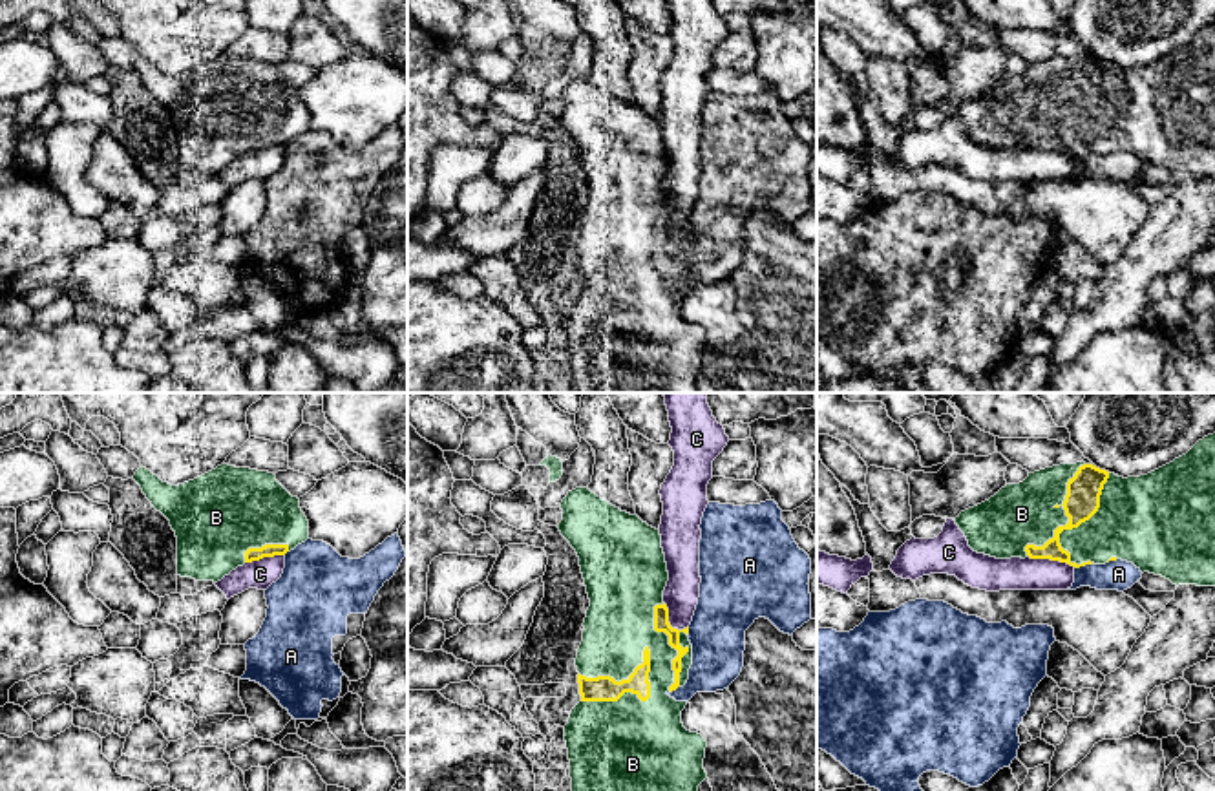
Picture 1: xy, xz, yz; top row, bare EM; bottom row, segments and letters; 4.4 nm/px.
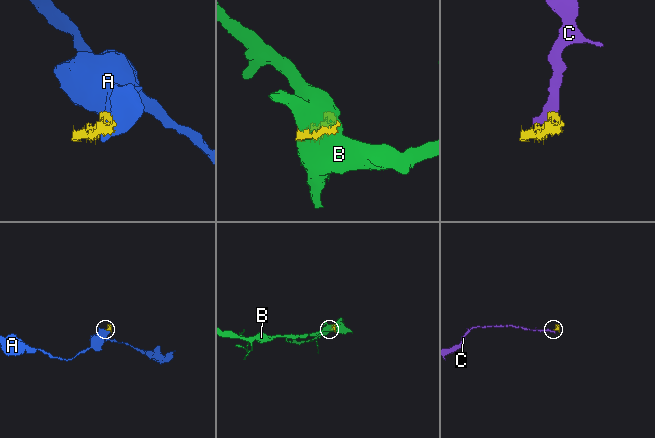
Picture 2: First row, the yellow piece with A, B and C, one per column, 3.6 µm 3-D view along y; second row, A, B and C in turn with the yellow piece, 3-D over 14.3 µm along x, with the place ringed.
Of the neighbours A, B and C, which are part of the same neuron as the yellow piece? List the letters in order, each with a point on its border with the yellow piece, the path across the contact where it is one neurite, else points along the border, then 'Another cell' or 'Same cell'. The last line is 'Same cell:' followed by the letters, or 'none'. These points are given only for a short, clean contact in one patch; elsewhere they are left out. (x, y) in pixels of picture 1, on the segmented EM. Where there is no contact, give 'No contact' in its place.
A: Touches yellow at yz (1084, 565). Boundary: yz (1093, 563), (1075, 569). Another cell
B: Touches yellow at yz (1073, 527). Same cell
C: Touches yellow at yz (1053, 559). Boundary: yz (1029, 556), (1066, 561), (1075, 567). Another cell
Same cell: B

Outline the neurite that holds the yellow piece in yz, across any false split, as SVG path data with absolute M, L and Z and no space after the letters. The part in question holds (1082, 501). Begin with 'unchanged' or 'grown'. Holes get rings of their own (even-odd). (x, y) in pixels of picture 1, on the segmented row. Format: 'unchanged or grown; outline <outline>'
grown; outline M1215 433L1199 440L1186 455L1140 477L1124 479L1085 462L1029 473L1023 482L1007 484L954 521L974 552L996 559L1051 559L1074 568L1122 559L1142 574L1162 575L1177 586L1215 586Z

